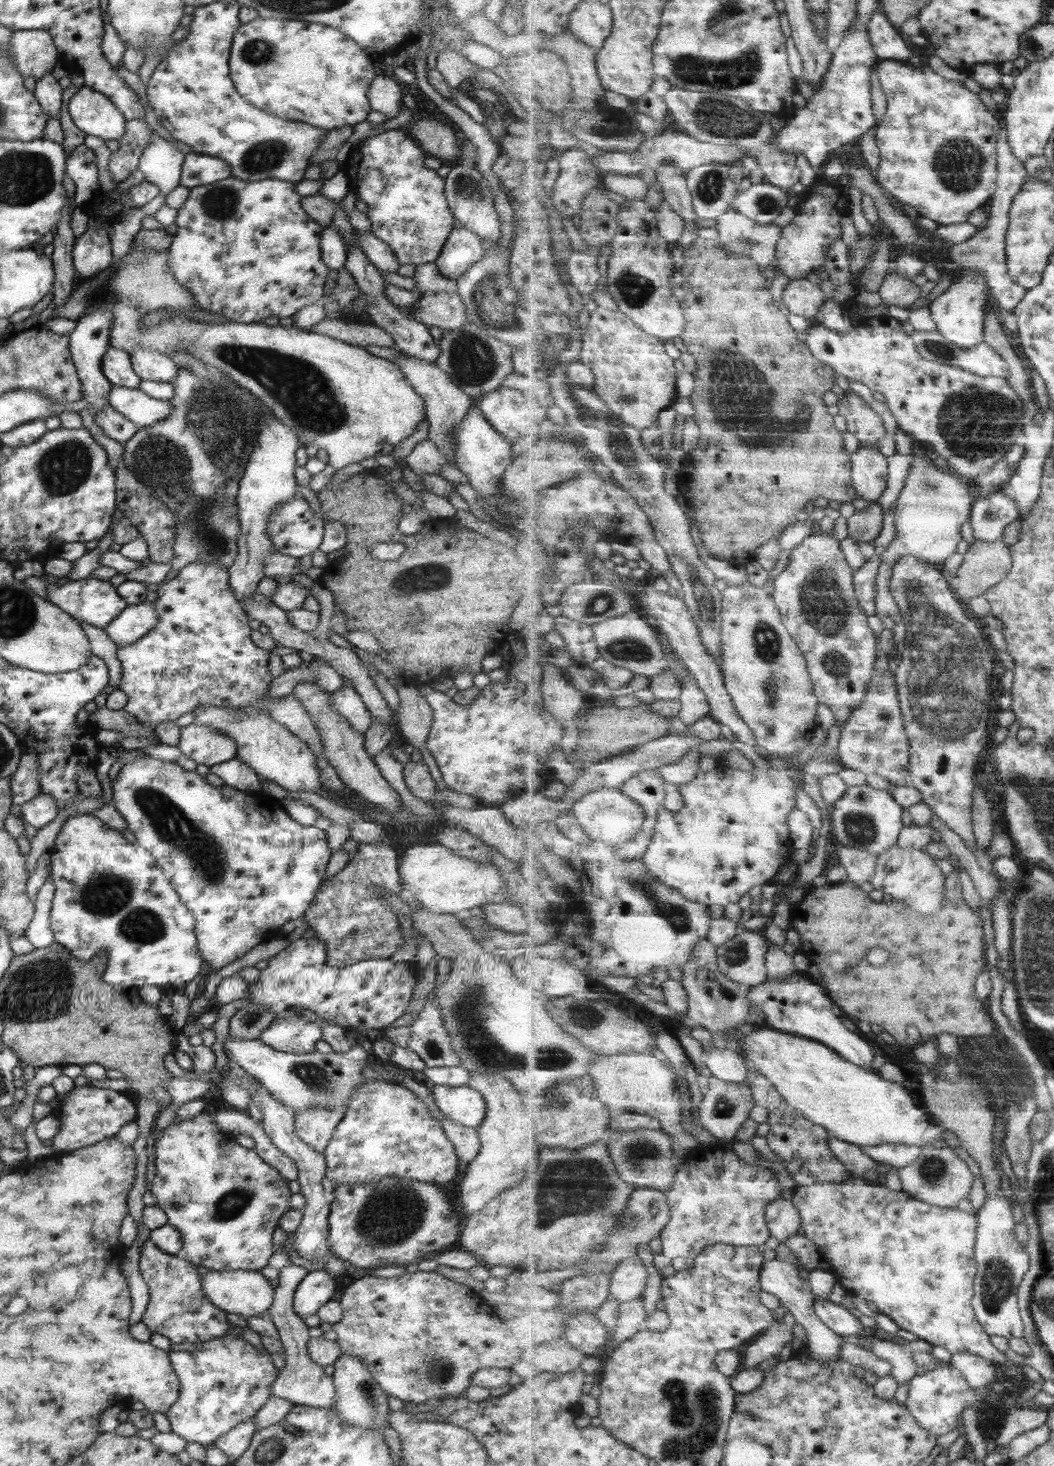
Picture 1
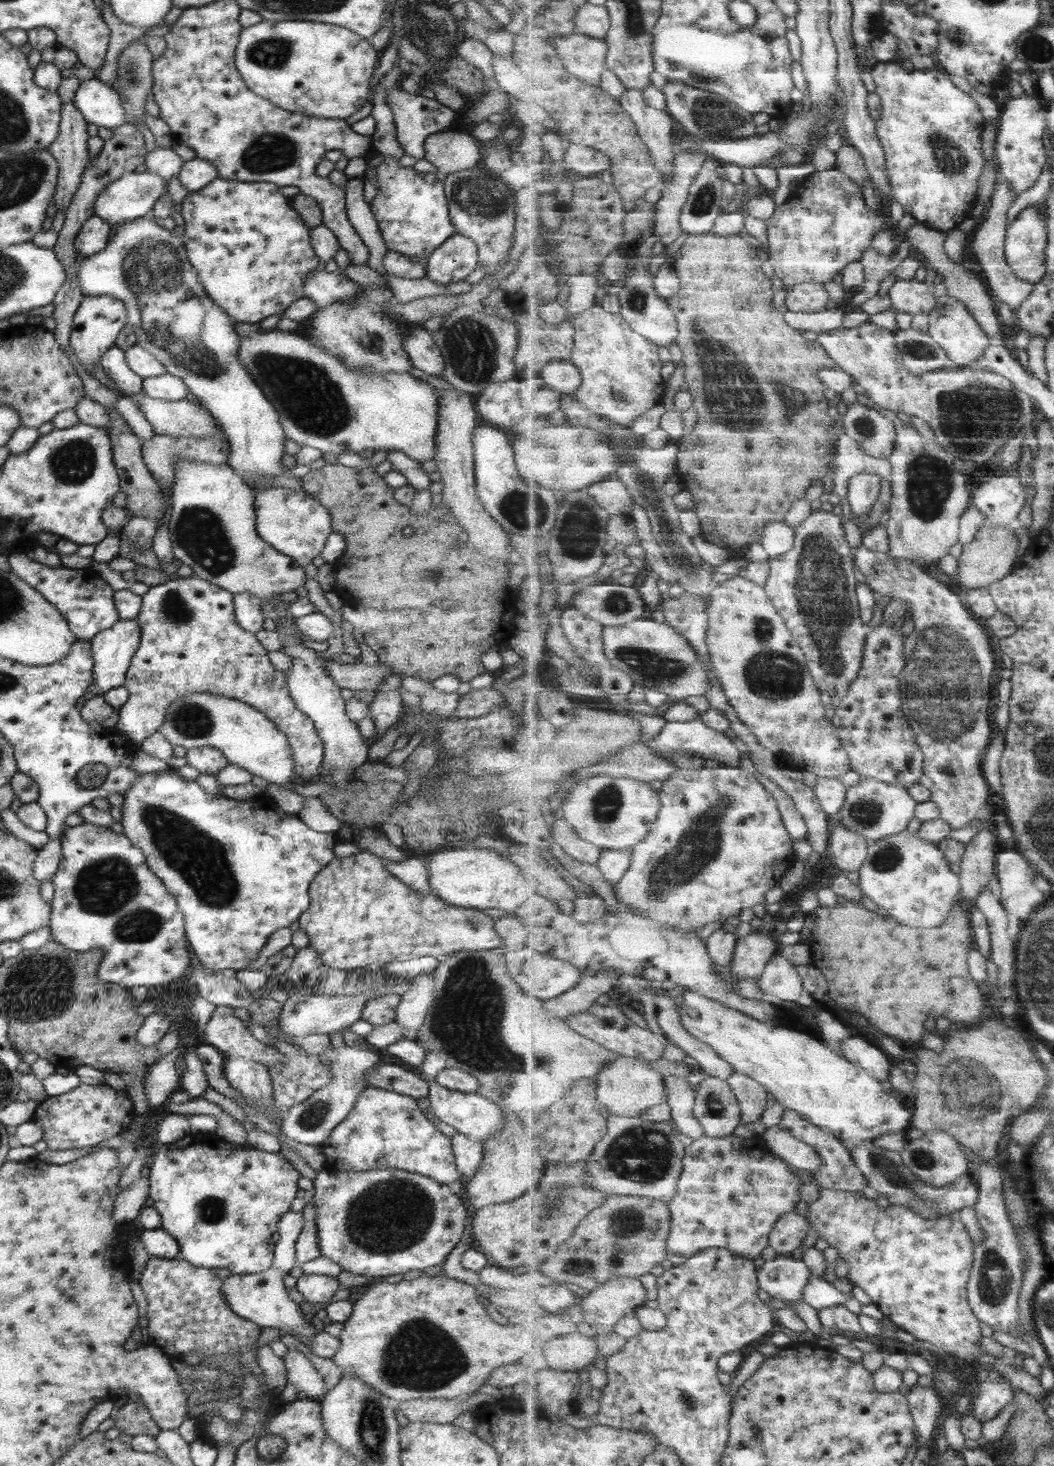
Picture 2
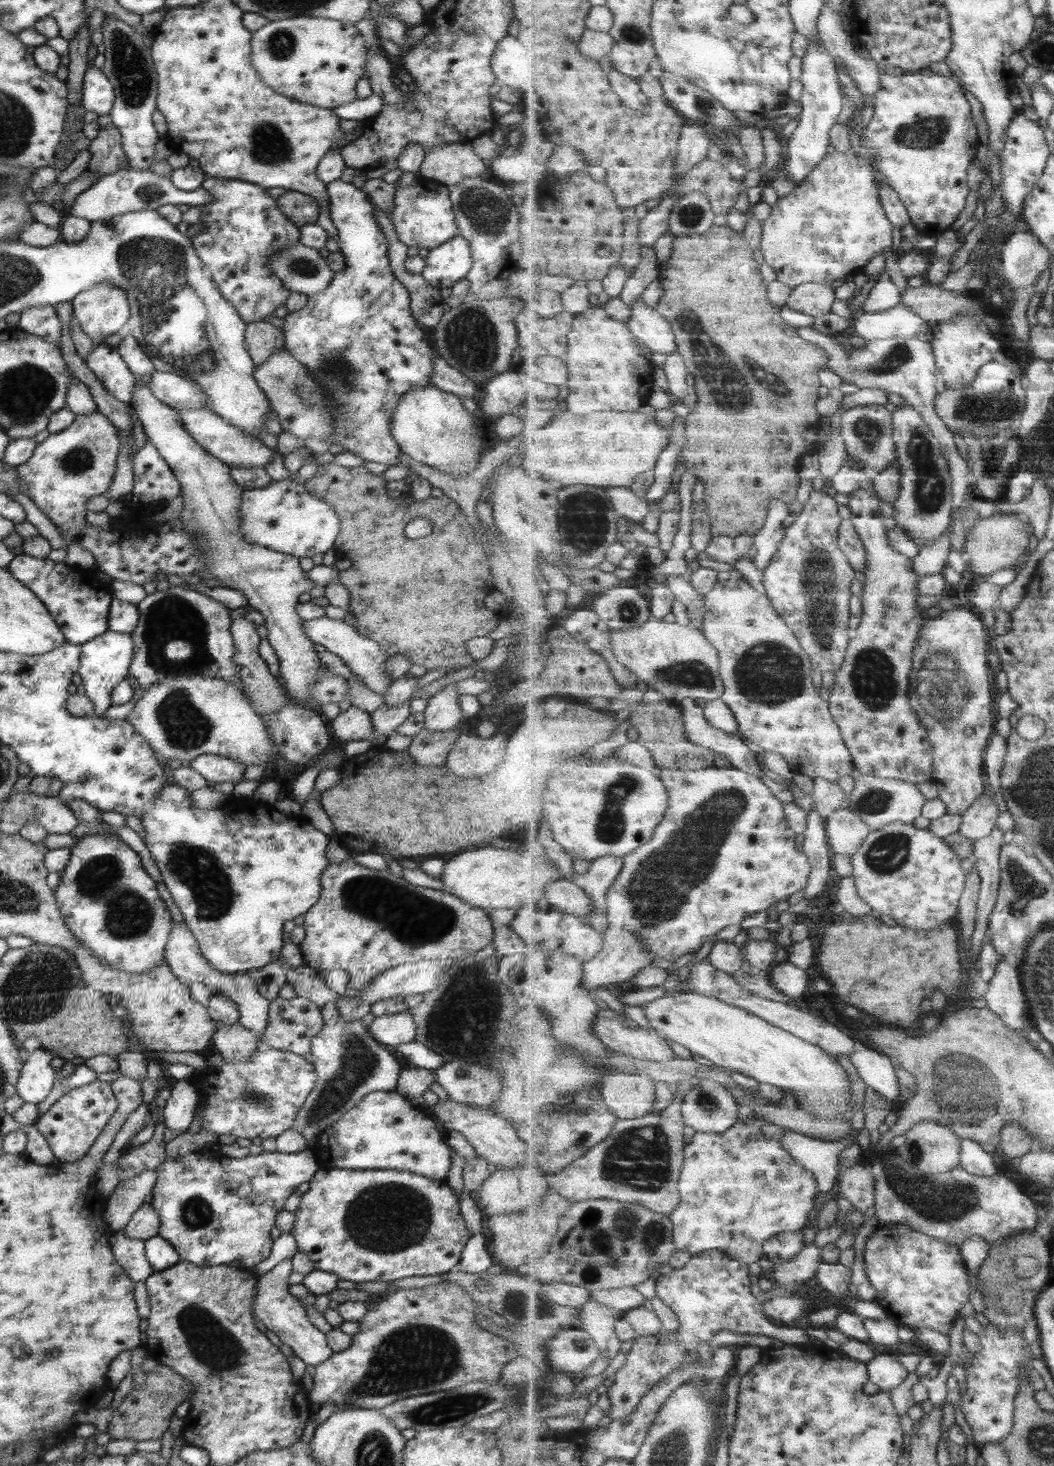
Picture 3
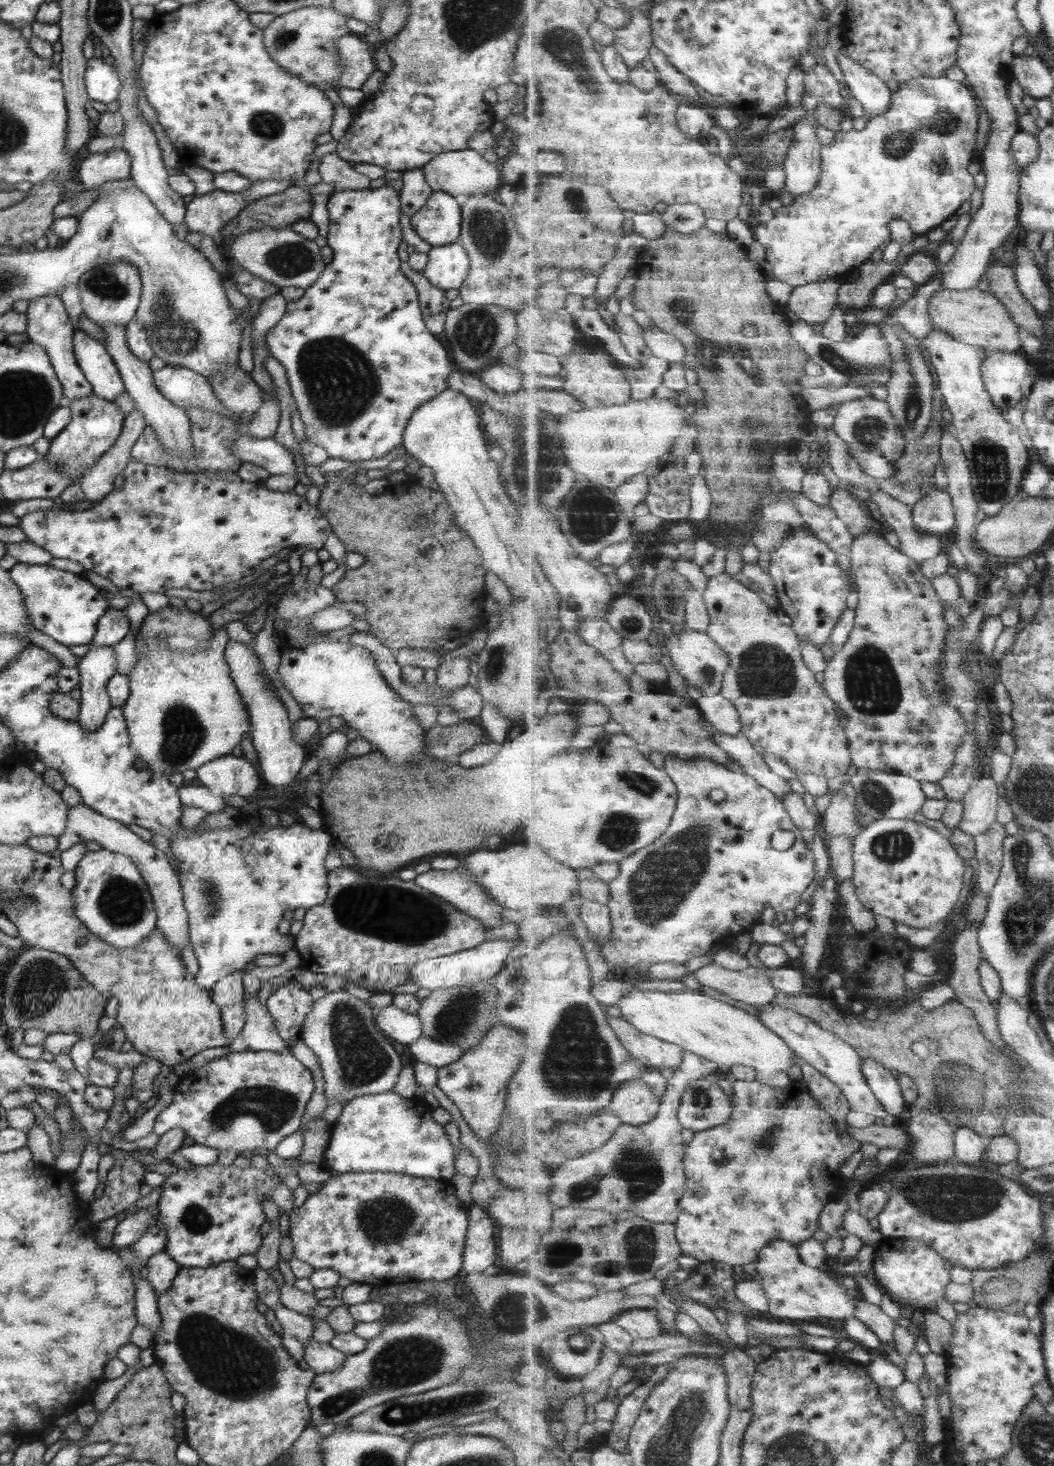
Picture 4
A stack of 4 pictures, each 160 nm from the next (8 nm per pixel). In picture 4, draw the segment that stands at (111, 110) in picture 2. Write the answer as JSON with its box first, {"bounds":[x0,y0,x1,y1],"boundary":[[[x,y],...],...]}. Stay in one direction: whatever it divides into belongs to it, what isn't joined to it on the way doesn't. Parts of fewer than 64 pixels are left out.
{"bounds":[84,58,120,104],"boundary":[[[101,58],[86,60],[84,71],[84,87],[89,100],[109,104],[118,97],[120,80],[117,80],[113,67]]]}

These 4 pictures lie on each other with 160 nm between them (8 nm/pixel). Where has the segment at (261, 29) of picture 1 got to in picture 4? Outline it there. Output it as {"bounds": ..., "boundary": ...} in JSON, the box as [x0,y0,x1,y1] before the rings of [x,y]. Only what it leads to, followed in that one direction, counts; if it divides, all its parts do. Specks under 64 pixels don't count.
{"bounds":[262,7,352,90],"boundary":[[[308,7],[275,17],[262,30],[262,43],[269,59],[299,79],[307,86],[317,90],[337,90],[336,83],[341,75],[336,40],[340,36],[352,34],[345,23],[343,14],[325,7]]]}

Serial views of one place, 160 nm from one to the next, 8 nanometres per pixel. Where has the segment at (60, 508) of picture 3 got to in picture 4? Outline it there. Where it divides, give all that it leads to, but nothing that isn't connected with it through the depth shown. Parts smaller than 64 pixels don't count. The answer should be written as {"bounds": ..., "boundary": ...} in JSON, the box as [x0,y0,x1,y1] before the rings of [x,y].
{"bounds":[44,394,124,485],"boundary":[[[93,394],[83,398],[74,398],[68,403],[65,401],[64,405],[66,404],[70,410],[69,424],[65,426],[64,431],[59,432],[50,440],[44,458],[51,462],[51,465],[63,469],[63,473],[75,485],[78,484],[79,479],[83,479],[85,472],[95,465],[99,456],[103,455],[117,441],[123,429],[124,419],[119,408],[113,402],[107,402]]]}

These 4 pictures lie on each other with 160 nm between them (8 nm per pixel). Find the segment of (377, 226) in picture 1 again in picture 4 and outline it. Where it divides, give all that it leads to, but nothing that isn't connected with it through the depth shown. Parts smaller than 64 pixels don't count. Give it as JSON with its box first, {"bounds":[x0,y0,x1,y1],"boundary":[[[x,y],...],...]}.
{"bounds":[409,190,461,246],"boundary":[[[432,190],[409,222],[417,238],[429,246],[448,245],[458,241],[461,208],[450,194]]]}

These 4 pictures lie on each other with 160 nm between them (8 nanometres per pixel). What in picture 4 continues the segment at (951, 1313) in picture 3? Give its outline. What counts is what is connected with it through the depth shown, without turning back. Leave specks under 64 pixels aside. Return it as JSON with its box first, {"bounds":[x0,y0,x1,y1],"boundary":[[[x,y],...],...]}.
{"bounds":[872,1238,954,1311],"boundary":[[[896,1238],[875,1249],[872,1270],[886,1288],[887,1294],[901,1305],[914,1309],[927,1308],[933,1311],[945,1298],[947,1286],[951,1284],[951,1268],[954,1264],[943,1258],[932,1246],[916,1238]]]}

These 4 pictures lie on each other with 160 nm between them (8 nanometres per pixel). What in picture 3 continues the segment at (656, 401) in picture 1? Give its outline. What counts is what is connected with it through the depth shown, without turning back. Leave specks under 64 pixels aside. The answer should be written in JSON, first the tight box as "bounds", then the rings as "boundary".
{"bounds":[564,305,654,415],"boundary":[[[599,305],[576,315],[568,336],[568,357],[565,363],[568,365],[570,377],[564,397],[569,404],[569,411],[577,415],[610,411],[637,412],[646,404],[654,387],[651,378],[652,364],[640,349],[640,340],[628,325],[614,319]]]}

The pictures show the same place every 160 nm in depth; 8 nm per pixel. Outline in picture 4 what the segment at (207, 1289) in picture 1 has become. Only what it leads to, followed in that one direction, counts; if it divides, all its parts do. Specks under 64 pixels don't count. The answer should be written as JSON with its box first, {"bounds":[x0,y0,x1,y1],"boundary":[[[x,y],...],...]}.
{"bounds":[302,1336,346,1375],"boundary":[[[312,1336],[303,1341],[302,1346],[304,1346],[302,1359],[315,1375],[337,1370],[346,1357],[346,1354],[334,1349],[329,1343],[319,1342]]]}

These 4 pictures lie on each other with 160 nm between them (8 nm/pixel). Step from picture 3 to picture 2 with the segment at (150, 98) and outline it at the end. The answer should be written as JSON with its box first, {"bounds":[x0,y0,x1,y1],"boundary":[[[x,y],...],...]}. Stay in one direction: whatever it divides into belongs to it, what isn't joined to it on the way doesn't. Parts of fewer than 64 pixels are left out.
{"bounds":[110,39,154,130],"boundary":[[[133,39],[119,53],[116,62],[116,77],[110,85],[113,85],[119,92],[120,103],[126,114],[126,122],[140,130],[135,121],[144,123],[142,111],[146,107],[145,97],[150,94],[151,66],[154,60],[146,46],[137,43],[138,39]]]}

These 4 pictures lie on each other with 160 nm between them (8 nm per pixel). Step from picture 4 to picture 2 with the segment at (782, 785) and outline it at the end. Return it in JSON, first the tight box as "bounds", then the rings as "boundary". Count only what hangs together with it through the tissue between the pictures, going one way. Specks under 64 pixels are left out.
{"bounds":[647,717,741,767],"boundary":[[[700,717],[689,722],[668,722],[663,731],[647,742],[660,757],[678,750],[718,760],[722,766],[736,767],[741,762],[739,748],[725,735],[707,726]]]}

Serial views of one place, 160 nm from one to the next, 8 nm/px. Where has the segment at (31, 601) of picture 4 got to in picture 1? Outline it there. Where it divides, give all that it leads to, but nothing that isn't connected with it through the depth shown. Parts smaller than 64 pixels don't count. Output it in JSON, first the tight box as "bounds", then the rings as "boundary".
{"bounds":[45,575,127,629],"boundary":[[[91,575],[83,580],[70,580],[61,584],[45,583],[45,585],[47,592],[45,600],[64,610],[77,622],[81,620],[101,629],[104,629],[127,605],[117,594],[116,587]]]}

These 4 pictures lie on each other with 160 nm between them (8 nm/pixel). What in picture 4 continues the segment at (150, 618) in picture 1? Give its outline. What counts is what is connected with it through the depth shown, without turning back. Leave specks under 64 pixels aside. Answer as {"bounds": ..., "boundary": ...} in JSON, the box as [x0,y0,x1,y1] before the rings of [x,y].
{"bounds":[76,645,115,732],"boundary":[[[89,645],[76,664],[79,675],[80,711],[77,721],[86,731],[93,732],[102,725],[112,707],[105,690],[115,672],[115,654],[111,647]]]}

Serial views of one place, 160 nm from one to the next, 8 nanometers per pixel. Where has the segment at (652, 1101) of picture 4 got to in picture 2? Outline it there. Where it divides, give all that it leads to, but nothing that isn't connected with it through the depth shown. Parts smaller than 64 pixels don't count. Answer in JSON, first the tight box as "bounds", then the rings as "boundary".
{"bounds":[597,1057,668,1117],"boundary":[[[621,1057],[613,1059],[607,1068],[601,1069],[597,1076],[598,1099],[611,1113],[624,1117],[641,1117],[652,1106],[668,1102],[666,1079],[643,1059],[635,1057]]]}

